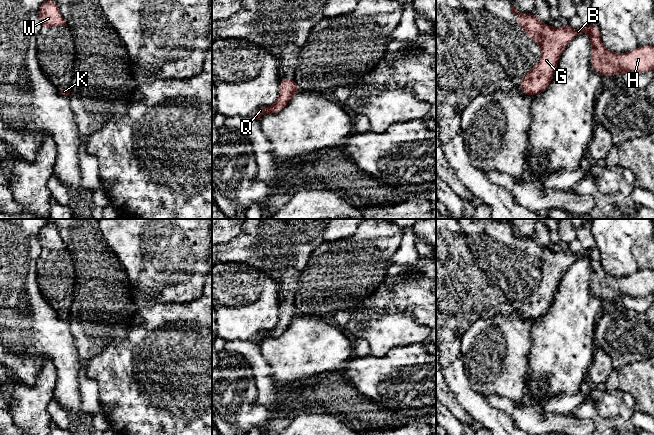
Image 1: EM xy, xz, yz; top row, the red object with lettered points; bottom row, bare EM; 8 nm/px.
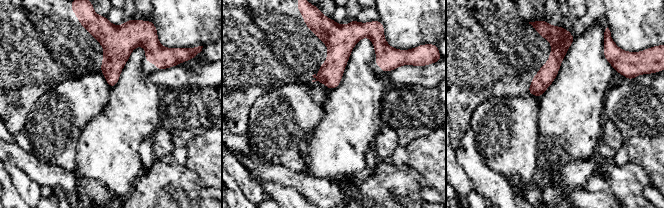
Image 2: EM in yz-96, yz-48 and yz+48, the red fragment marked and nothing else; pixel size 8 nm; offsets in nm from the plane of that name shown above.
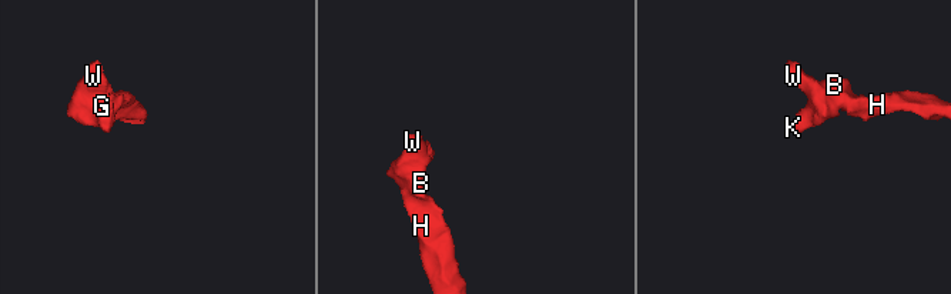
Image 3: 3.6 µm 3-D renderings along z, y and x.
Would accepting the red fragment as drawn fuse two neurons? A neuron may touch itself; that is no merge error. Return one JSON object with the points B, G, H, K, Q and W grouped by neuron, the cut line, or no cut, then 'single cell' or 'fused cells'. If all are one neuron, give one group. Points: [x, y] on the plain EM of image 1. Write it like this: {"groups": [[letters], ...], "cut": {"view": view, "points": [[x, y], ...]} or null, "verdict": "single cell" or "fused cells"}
{"groups": [["B", "G", "H", "K", "Q", "W"]], "cut": null, "verdict": "single cell"}

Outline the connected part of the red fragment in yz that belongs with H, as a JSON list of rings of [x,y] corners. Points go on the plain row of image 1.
[[[512,229],[511,235],[517,240],[516,245],[523,252],[532,265],[541,273],[542,277],[538,289],[532,289],[529,296],[523,298],[523,305],[520,309],[520,317],[536,320],[545,315],[550,310],[555,296],[556,289],[565,271],[579,258],[588,257],[591,265],[591,290],[601,300],[615,300],[619,297],[644,297],[654,294],[654,270],[646,269],[632,273],[627,277],[614,277],[607,274],[600,260],[600,254],[597,248],[586,249],[576,254],[572,253],[566,247],[560,252],[553,252],[549,248],[540,246],[534,238],[518,237]]]

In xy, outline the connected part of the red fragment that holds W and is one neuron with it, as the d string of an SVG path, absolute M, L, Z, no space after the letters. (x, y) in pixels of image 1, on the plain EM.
M48 222L45 226L42 227L38 238L42 248L42 252L54 252L55 250L67 250L56 226L52 223Z

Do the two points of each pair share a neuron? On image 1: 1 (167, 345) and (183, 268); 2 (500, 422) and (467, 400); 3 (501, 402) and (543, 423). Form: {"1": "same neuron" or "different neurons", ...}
{"1": "different neurons", "2": "same neuron", "3": "same neuron"}

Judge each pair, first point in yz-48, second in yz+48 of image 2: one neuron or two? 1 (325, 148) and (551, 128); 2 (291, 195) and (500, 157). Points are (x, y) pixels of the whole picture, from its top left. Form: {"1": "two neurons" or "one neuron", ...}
{"1": "one neuron", "2": "two neurons"}

